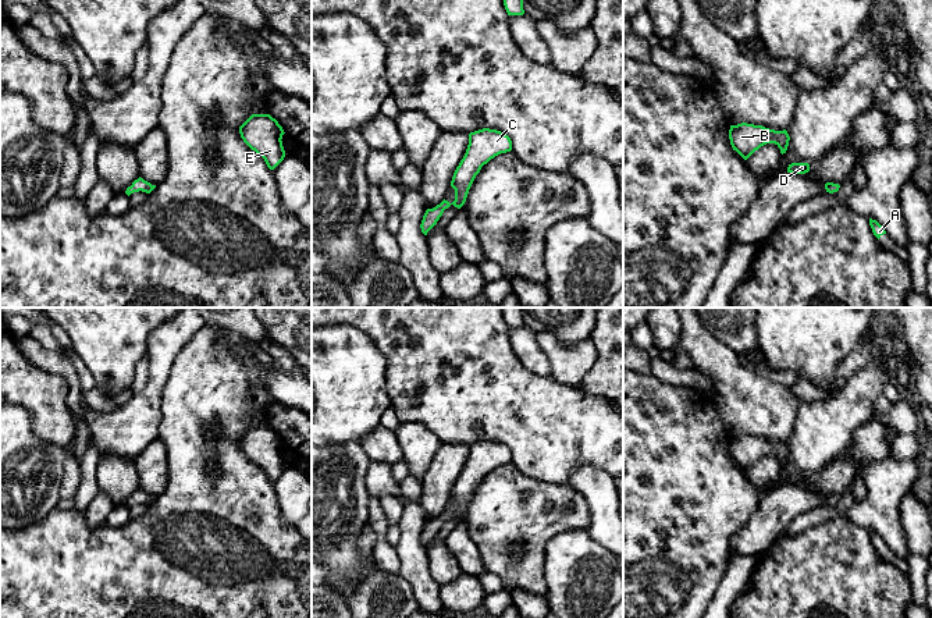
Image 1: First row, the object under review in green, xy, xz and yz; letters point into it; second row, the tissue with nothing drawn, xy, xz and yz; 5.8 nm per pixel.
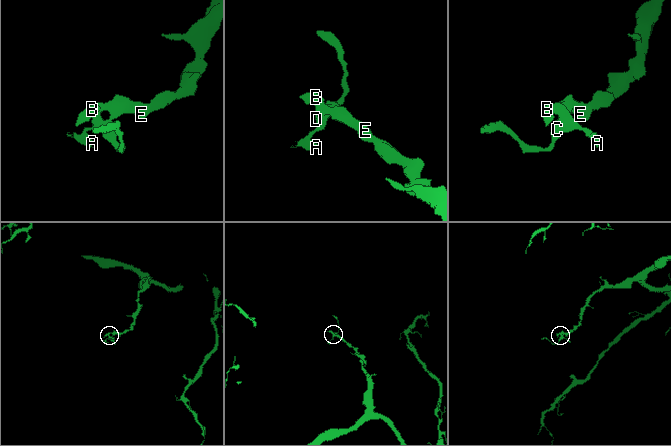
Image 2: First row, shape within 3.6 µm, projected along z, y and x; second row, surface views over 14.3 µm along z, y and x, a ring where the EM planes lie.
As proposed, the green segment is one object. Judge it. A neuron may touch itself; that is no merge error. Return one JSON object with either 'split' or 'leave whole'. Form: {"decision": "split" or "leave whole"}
{"decision": "leave whole"}

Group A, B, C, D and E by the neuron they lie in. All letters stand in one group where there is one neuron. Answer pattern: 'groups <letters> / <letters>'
groups A B C D E

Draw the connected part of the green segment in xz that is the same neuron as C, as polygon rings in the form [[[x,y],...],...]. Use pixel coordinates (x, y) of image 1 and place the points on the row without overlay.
[[[483,440],[469,445],[469,457],[463,470],[456,479],[451,498],[455,501],[455,512],[442,512],[433,521],[427,521],[420,540],[424,547],[437,536],[444,522],[451,516],[460,521],[467,509],[469,501],[481,479],[501,465],[512,462],[512,452],[501,443]]]

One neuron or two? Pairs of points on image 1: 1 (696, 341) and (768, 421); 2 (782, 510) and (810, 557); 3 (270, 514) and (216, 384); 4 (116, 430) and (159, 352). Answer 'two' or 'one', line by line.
1: one
2: two
3: one
4: one

